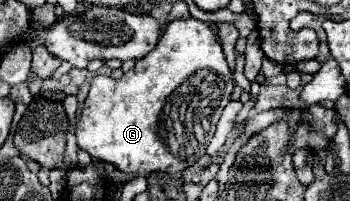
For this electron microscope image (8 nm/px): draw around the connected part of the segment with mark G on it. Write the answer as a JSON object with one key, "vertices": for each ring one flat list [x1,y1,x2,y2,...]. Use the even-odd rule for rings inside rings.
{"vertices":[[192,16,176,18,164,28,156,48,136,60,134,68,124,72,122,78,96,76,92,80,92,88,74,130,78,148,130,176,148,176,152,172,178,174,204,156,212,134,216,132,218,118,230,102,232,88,232,72,212,28]]}

